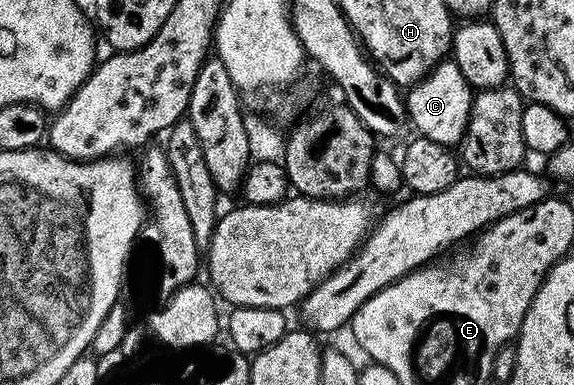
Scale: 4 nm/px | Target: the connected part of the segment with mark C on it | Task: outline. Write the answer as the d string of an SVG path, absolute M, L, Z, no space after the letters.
M448 57L443 62L438 63L436 67L406 92L405 102L407 105L407 117L410 126L415 126L420 136L429 141L437 141L437 145L455 149L462 144L467 135L467 126L471 120L471 101L473 98L473 89L465 81L461 69L455 64L454 58Z

